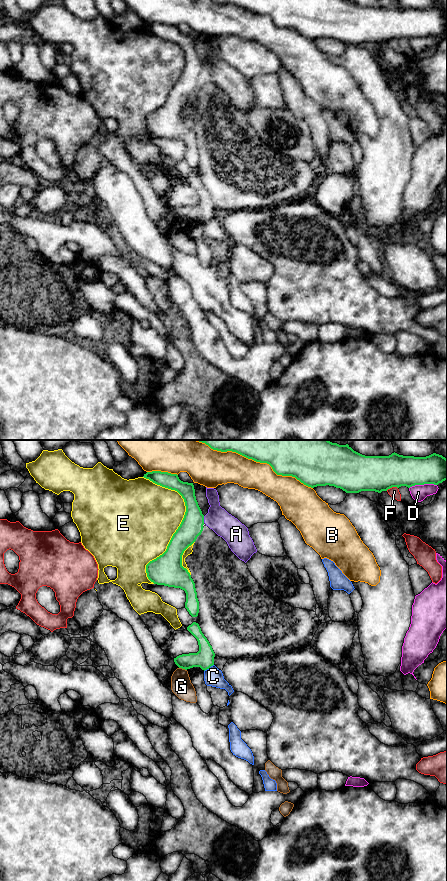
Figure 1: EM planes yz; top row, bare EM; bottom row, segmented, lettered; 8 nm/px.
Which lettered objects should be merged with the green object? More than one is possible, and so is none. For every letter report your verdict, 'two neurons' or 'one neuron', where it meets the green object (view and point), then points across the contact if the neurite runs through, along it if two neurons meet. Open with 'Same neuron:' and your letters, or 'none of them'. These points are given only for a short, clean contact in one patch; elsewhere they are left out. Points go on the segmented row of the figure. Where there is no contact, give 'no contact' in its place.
Same neuron: none of them
A: two neurons | yz (203, 519) | along yz (203, 516), (204, 522)
B: two neurons | yz (254, 460)
C: two neurons | yz (208, 668)
D: two neurons | yz (422, 484)
E: two neurons | yz (181, 523)
F: two neurons | yz (391, 487)
G: two neurons | yz (183, 668) | along yz (179, 667), (186, 670)

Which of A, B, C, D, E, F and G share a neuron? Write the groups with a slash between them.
A / B / C / D / E / F / G

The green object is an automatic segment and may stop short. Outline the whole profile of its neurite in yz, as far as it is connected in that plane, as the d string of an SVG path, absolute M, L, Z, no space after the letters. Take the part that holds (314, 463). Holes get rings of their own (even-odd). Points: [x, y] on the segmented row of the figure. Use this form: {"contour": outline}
{"contour": "M196 440L208 445L211 449L236 452L256 462L269 464L277 475L292 476L304 485L314 488L317 486L334 486L346 493L375 491L381 493L392 487L434 484L438 485L447 480L447 459L433 453L426 457L403 456L392 453L389 456L365 456L354 451L348 444L339 445L329 440Z"}

